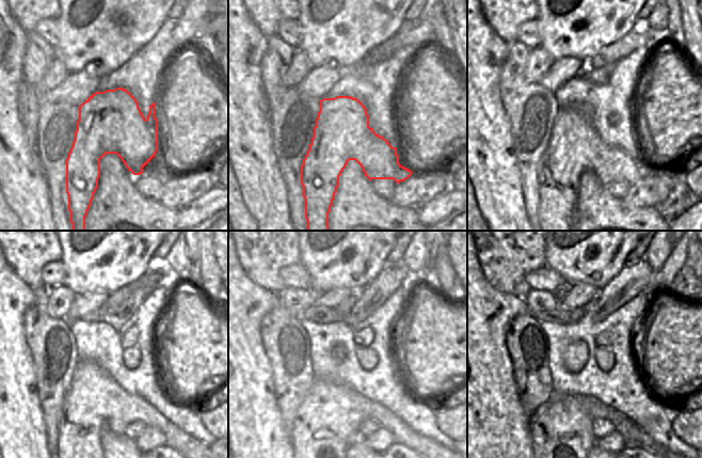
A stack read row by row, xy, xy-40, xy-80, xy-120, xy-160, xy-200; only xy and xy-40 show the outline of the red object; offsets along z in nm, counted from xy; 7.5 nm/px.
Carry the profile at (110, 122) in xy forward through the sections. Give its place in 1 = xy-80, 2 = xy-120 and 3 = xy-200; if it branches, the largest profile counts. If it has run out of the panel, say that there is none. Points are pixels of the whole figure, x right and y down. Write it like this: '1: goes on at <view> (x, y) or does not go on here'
1: goes on at xy-80 (574, 147)
2: goes on at xy-120 (94, 403)
3: goes on at xy-200 (562, 436)

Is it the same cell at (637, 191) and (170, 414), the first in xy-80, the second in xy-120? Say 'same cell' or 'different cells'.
different cells

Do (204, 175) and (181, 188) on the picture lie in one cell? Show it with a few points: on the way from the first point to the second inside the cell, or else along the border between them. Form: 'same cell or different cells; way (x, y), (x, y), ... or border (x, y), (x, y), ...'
same cell; way (198, 180), (187, 187)

